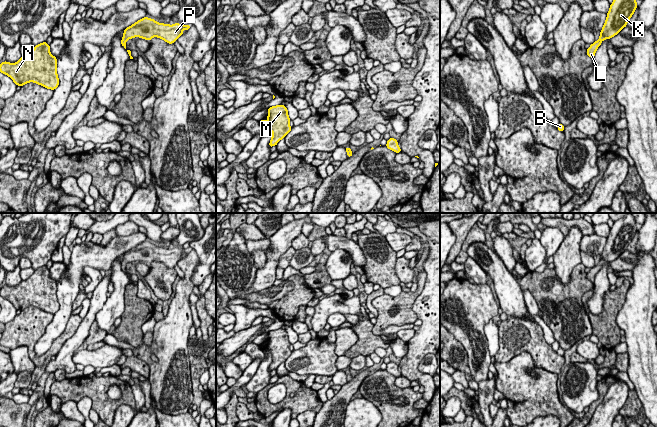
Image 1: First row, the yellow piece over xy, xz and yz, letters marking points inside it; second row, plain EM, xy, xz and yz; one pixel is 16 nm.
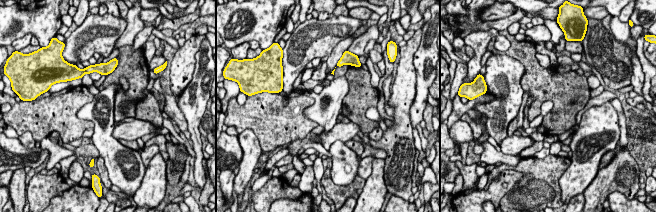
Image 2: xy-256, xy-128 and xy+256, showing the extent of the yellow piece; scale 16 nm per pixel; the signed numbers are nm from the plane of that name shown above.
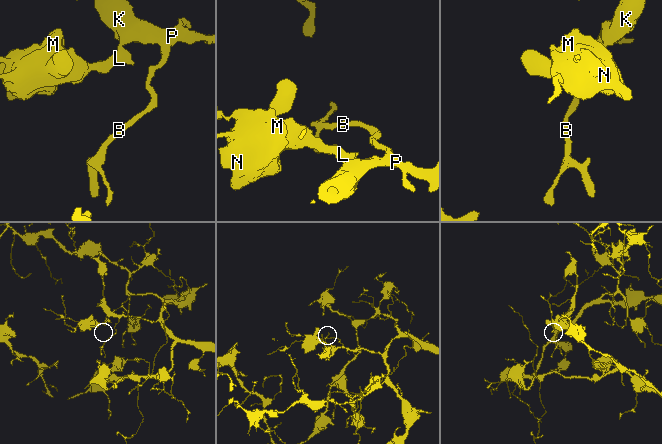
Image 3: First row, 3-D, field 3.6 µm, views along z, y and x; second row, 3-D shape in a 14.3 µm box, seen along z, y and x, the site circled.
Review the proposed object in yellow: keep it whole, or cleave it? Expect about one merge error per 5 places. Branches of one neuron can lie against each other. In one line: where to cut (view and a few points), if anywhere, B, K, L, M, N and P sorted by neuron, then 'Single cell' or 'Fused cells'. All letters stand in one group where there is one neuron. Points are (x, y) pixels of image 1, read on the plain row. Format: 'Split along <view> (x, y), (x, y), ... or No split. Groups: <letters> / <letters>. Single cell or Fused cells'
No split. Groups: B K L M N P. Single cell

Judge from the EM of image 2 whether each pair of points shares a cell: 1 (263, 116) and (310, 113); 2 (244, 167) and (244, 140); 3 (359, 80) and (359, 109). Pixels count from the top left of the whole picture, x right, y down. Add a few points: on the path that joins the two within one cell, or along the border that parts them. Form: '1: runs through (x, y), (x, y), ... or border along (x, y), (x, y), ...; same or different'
1: border along (305, 94), (314, 102), (304, 115), (318, 124); different
2: runs through (247, 160), (247, 147); same
3: runs through (359, 87), (359, 102); same

